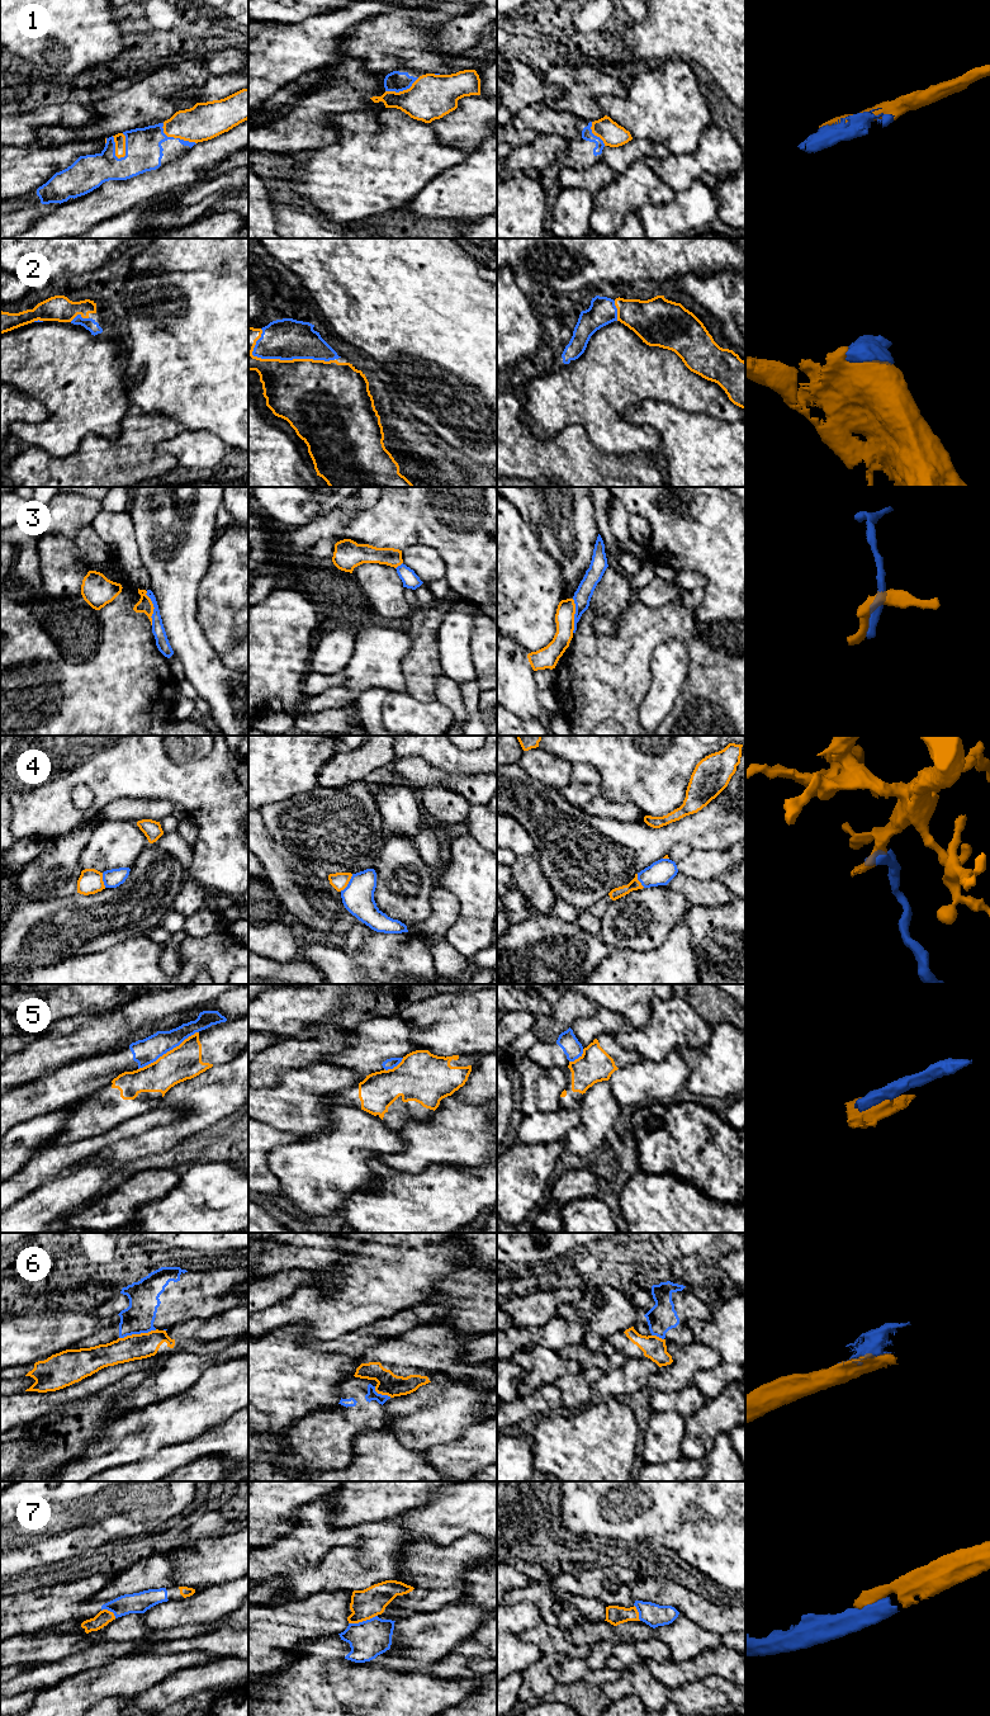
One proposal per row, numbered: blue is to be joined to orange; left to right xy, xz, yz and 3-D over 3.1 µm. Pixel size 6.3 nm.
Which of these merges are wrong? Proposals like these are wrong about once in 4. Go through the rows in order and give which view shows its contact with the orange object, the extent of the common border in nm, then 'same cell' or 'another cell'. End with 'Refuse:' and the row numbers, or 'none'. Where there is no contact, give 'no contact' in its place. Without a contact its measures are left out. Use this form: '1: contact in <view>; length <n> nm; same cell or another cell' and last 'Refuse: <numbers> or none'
1: contact in xy; length 170 nm; same cell
2: contact in xz; length 550 nm; same cell
3: contact in xy; length 220 nm; another cell
4: contact in xz; length 140 nm; another cell
5: contact in xy; length 460 nm; another cell
6: contact in xy; length 240 nm; another cell
7: contact in xz; length 190 nm; same cell
Refuse: 3, 4, 5, 6

